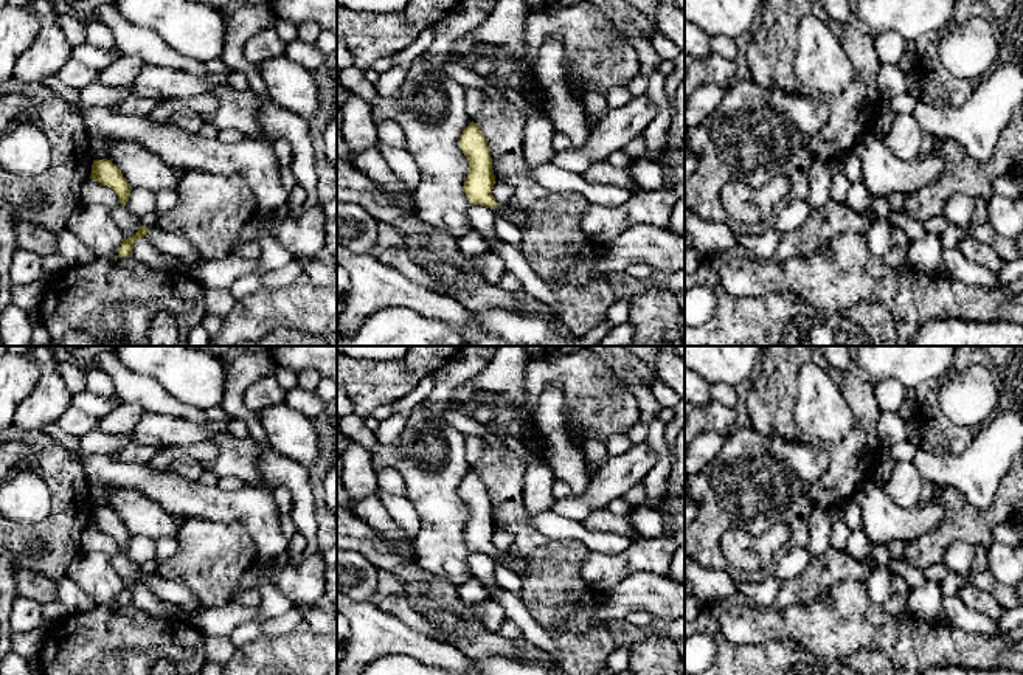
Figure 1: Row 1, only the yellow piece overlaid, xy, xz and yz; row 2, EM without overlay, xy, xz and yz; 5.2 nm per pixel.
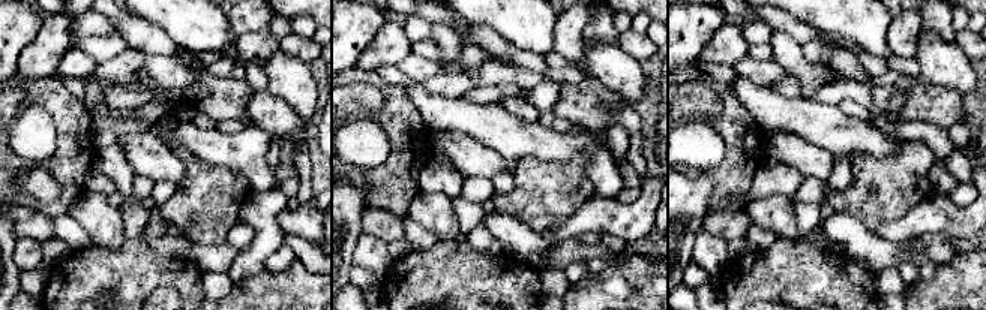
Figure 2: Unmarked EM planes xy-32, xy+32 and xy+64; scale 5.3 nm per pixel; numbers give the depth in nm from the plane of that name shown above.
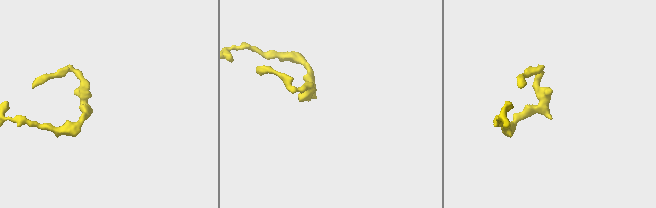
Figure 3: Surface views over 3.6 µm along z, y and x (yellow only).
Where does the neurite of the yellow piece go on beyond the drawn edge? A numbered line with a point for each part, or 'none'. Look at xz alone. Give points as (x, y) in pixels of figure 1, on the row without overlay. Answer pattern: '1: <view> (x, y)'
1: xz (517, 565)

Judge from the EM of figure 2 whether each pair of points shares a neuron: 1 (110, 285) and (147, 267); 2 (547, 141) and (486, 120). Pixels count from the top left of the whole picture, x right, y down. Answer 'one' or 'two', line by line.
1: one
2: one

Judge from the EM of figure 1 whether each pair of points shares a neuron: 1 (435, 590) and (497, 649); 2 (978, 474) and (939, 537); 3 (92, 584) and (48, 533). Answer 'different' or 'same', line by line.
1: same
2: different
3: different

